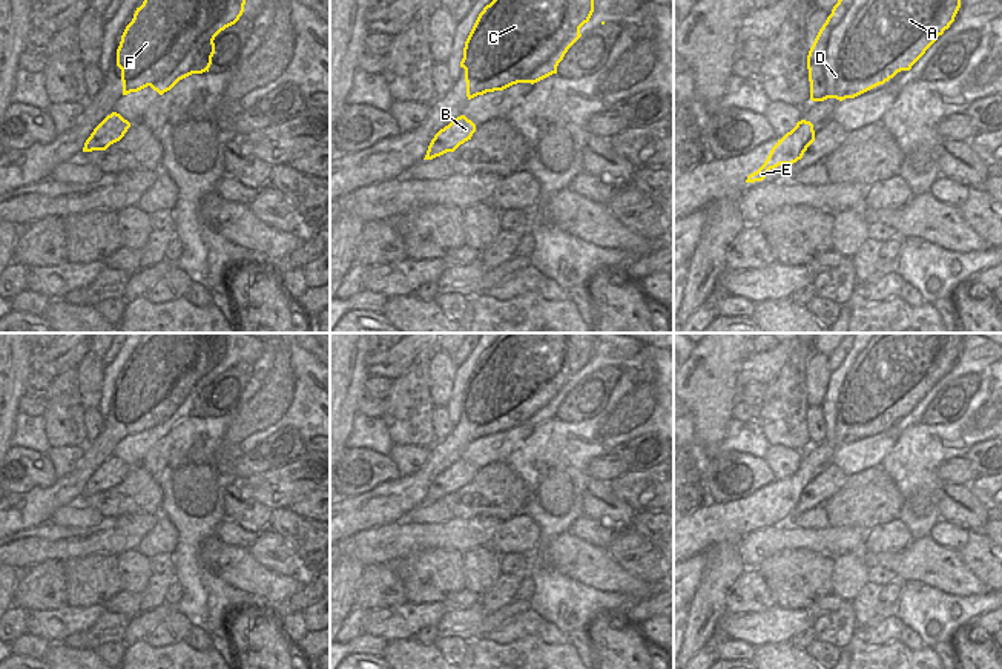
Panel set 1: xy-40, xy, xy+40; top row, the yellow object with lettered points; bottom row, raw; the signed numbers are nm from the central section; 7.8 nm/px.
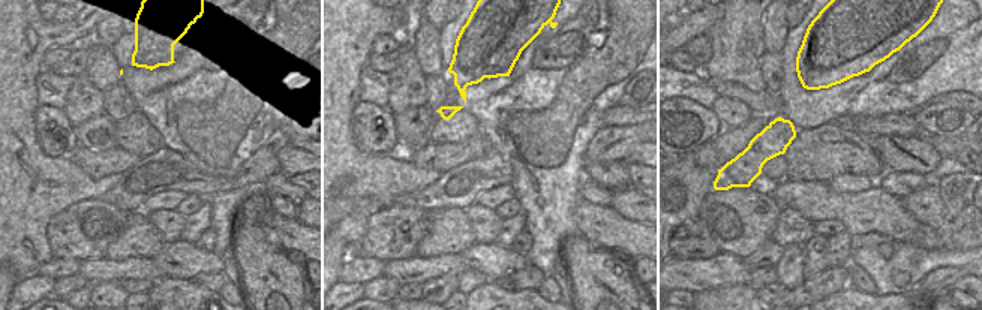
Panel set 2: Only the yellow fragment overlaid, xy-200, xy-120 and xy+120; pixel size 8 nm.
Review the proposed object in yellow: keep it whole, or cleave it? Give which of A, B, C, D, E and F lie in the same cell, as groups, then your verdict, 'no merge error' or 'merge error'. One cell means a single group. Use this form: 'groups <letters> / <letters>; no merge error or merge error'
groups A C D F / B E; merge error

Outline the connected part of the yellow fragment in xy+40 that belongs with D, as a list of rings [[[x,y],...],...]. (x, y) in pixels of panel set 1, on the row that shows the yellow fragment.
[[[838,0],[807,55],[810,100],[855,98],[911,66],[954,21],[961,0]]]

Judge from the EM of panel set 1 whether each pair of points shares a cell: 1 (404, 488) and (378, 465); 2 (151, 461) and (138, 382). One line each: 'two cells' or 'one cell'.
1: two cells
2: two cells

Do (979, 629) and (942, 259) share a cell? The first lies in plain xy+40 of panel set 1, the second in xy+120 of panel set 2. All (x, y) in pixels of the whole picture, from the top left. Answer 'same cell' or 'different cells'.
different cells

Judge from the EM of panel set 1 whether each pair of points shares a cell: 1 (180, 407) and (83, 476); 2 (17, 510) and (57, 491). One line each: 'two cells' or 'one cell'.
1: one cell
2: one cell

